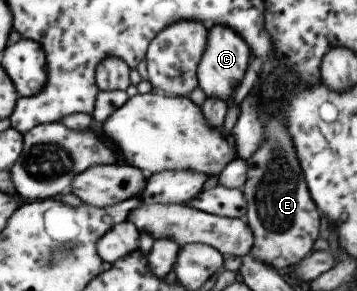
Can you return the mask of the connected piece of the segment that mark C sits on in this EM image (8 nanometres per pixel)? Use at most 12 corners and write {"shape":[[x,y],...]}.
{"shape":[[227,26],[209,27],[197,66],[207,98],[228,102],[251,50]]}

